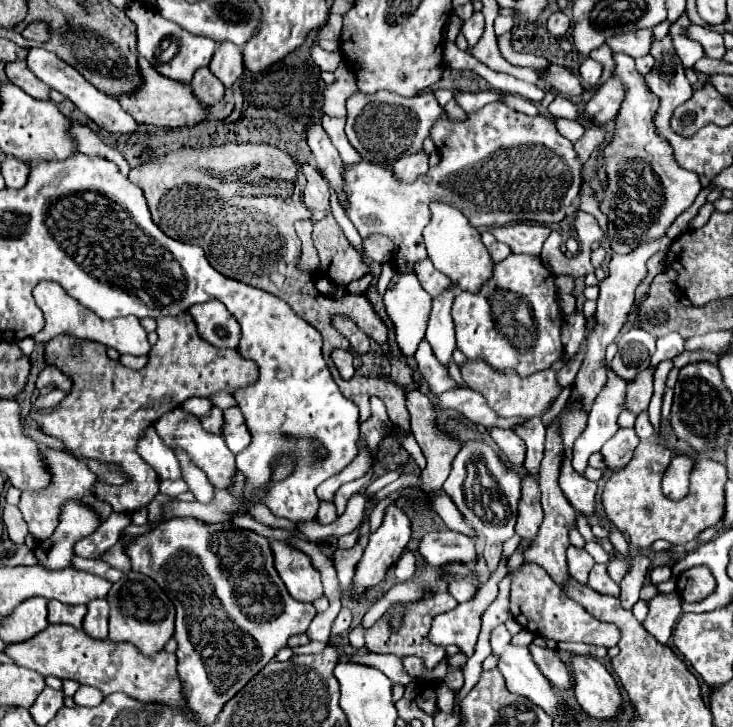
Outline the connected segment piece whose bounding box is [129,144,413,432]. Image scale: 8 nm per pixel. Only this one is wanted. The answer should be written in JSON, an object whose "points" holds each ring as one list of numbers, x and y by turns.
{"points":[[229,144,229,146,219,146,219,148,181,148,177,152,171,152,167,156,163,156,163,160,153,160,151,164,143,164,139,168,133,168,129,172,129,180,133,184,137,184,139,188,143,188,149,208,151,208,151,216,155,218,155,224,171,238,179,240,179,242,187,242,187,244,197,244,205,250,205,256,209,260,209,264,225,274,227,278,237,278,245,284,251,284,255,288,263,288,283,300,287,300,287,304,291,304,291,308,297,312,297,316,301,316,305,322,309,322,311,326,315,326,321,336,323,336,323,358,335,378,335,382,345,388,345,386,361,386,361,394,343,394,349,400,353,400,359,408,361,408,361,422,367,420,369,416,369,396,377,396,385,402,387,412,389,412,389,420,393,422,395,428,407,430,409,432,409,412,405,408,405,388,413,386,413,372,407,366,405,358,391,358,391,366,393,366,393,378,391,380,373,380,373,378,359,378,353,376,351,382,345,382,337,368,331,362,331,352,335,348,343,348,349,350,349,342,345,336,341,336,339,332,335,332,333,328,333,316,335,314,343,314,347,318,351,318,361,330,367,330,367,334,371,338,375,338,375,342,381,346,383,356,389,354,389,346,387,342,387,328,381,322,381,318,373,312,369,300,363,294,346,295,339,300,323,296,313,282,313,276,305,270,299,268,299,260,301,260,301,240,295,234,295,220,303,220,309,218,311,212,303,206,301,200,301,190,297,184,297,166,295,160,291,156,287,156,285,152,281,152,279,148,271,148,267,144]]}

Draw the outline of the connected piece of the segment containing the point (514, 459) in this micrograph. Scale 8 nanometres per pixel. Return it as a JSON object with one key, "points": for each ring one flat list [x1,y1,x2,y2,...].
{"points":[[491,428,491,438,495,440,495,444,501,448,501,452,507,456,507,460,513,466,525,464,525,444,513,430]]}

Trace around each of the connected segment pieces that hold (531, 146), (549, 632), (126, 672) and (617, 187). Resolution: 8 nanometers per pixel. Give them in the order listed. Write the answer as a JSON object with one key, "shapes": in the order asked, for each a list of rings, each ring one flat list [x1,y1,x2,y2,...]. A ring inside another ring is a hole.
{"shapes":[[[491,104,479,112,467,116,465,122,449,122,447,116,435,122,431,128,431,140,441,154,441,162,425,176,421,176,413,184,395,182,391,170,371,164,367,160,359,162,359,166,345,168,345,188,349,198,349,220,355,224,361,238,369,238,373,234,387,236,393,242,391,262,399,272,415,272,415,264,427,258,423,246,423,228,431,220,429,204,443,202,455,206,465,214,473,228,491,228,503,226,511,222,539,222,539,224,557,224,567,216,569,206,581,192,583,184,583,162,575,152,573,144,561,136,551,118,537,114,525,116,507,106]],[[525,562,513,576,511,584,511,614,513,618,535,636,553,638,555,642,583,642,611,648,619,642,619,630,585,612,583,606,567,600,551,576,537,564]],[[49,624,37,636,7,644,3,654,7,654,17,666,39,672,41,676,57,676,61,680,75,680,79,684,89,684,103,694,123,692,139,702,155,702,171,708,183,708,185,696,177,676,177,656,169,652,159,652,155,656,141,656,133,644,115,644,109,640,87,638,83,630,69,624]],[[613,54,615,68,611,78,623,82,625,98,615,118,611,142,603,150,607,186,601,212,607,216,607,230,615,254,629,254,647,240,663,238,675,218,685,212,701,192,699,176,677,164,671,144,657,134,655,116,659,100,649,92,645,78,637,72,635,60,627,54]]]}

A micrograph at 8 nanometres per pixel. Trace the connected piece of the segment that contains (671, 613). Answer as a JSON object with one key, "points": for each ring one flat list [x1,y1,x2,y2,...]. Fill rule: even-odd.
{"points":[[677,592,659,593,651,600,647,600,649,614,647,614,643,626,651,636,655,636,657,642,667,644,667,640,673,632,673,626,675,626,677,618,681,616,681,604,683,604,683,598]]}

